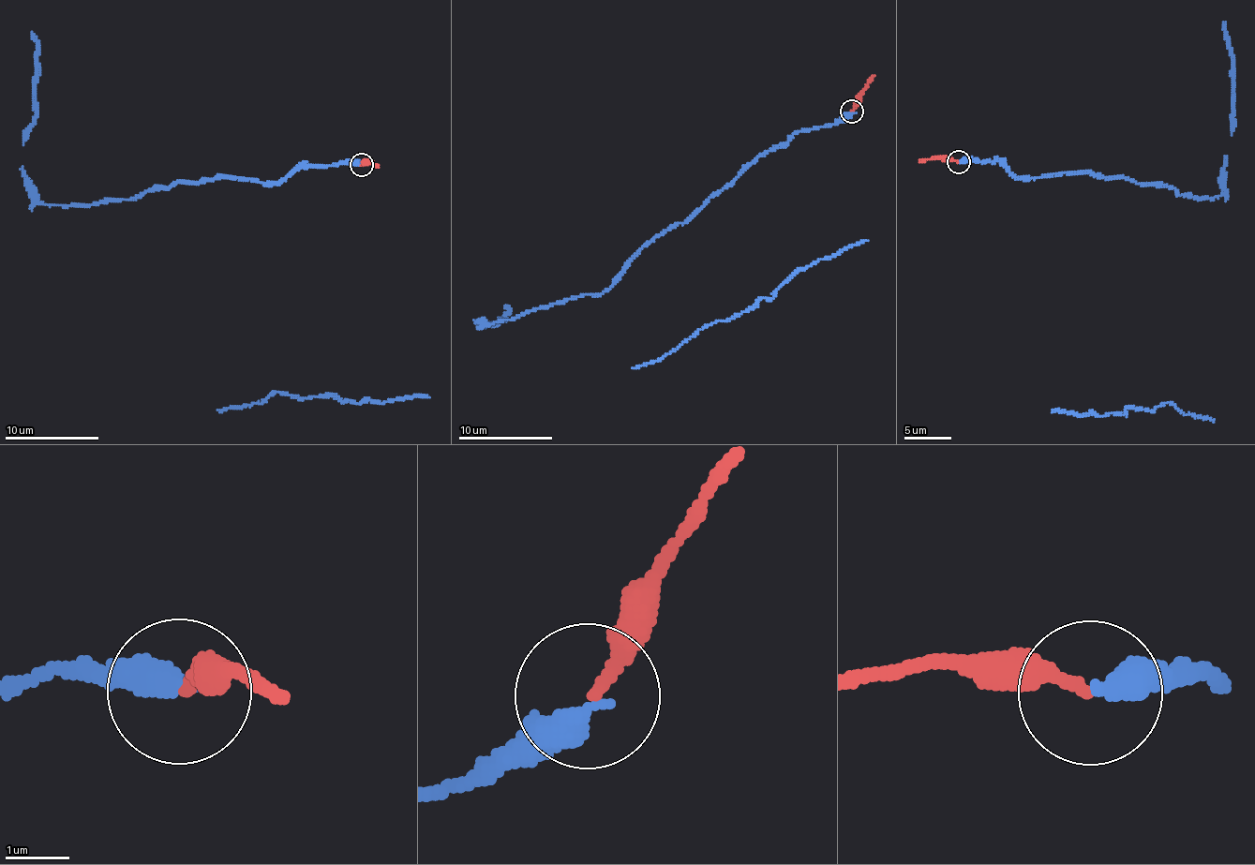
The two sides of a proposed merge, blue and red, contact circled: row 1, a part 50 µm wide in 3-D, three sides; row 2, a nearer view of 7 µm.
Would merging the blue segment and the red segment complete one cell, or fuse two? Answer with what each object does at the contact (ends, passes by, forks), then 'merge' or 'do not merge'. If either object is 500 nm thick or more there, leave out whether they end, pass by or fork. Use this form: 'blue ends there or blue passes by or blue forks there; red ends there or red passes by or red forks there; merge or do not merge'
blue ends there; red ends there; merge

